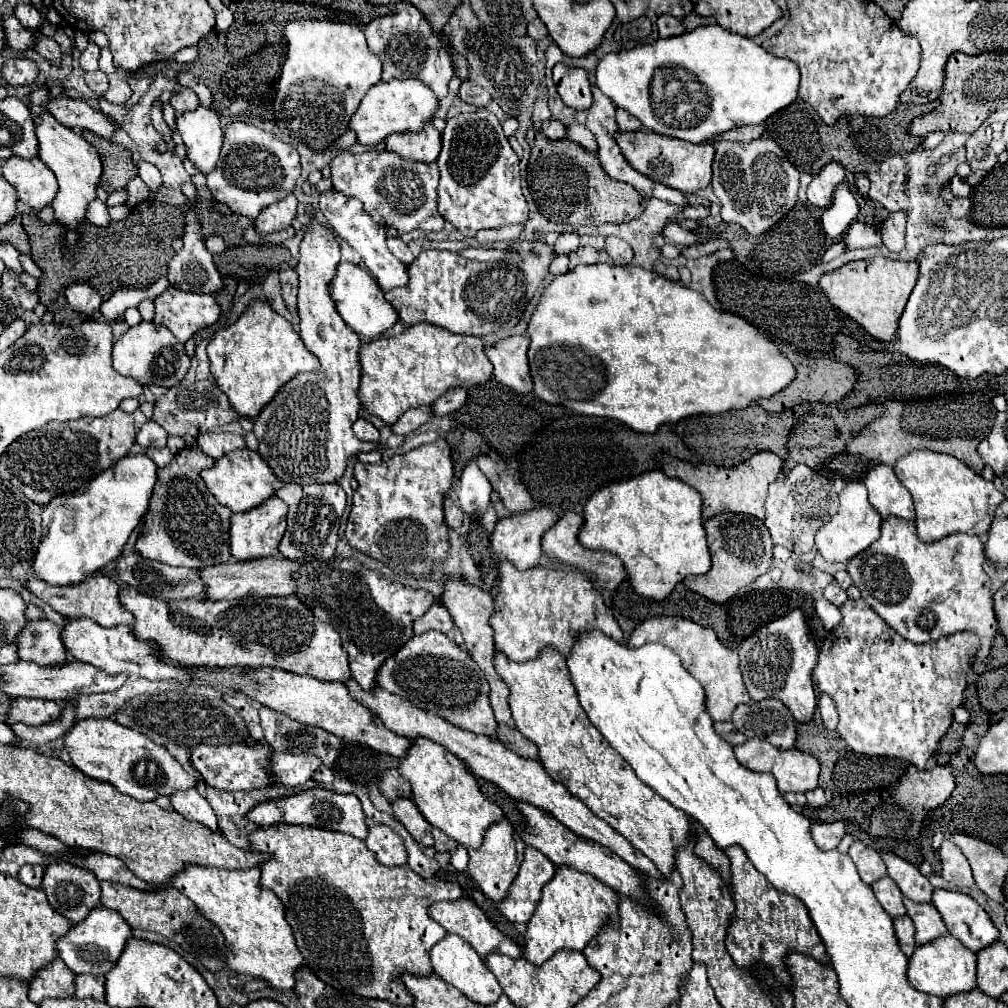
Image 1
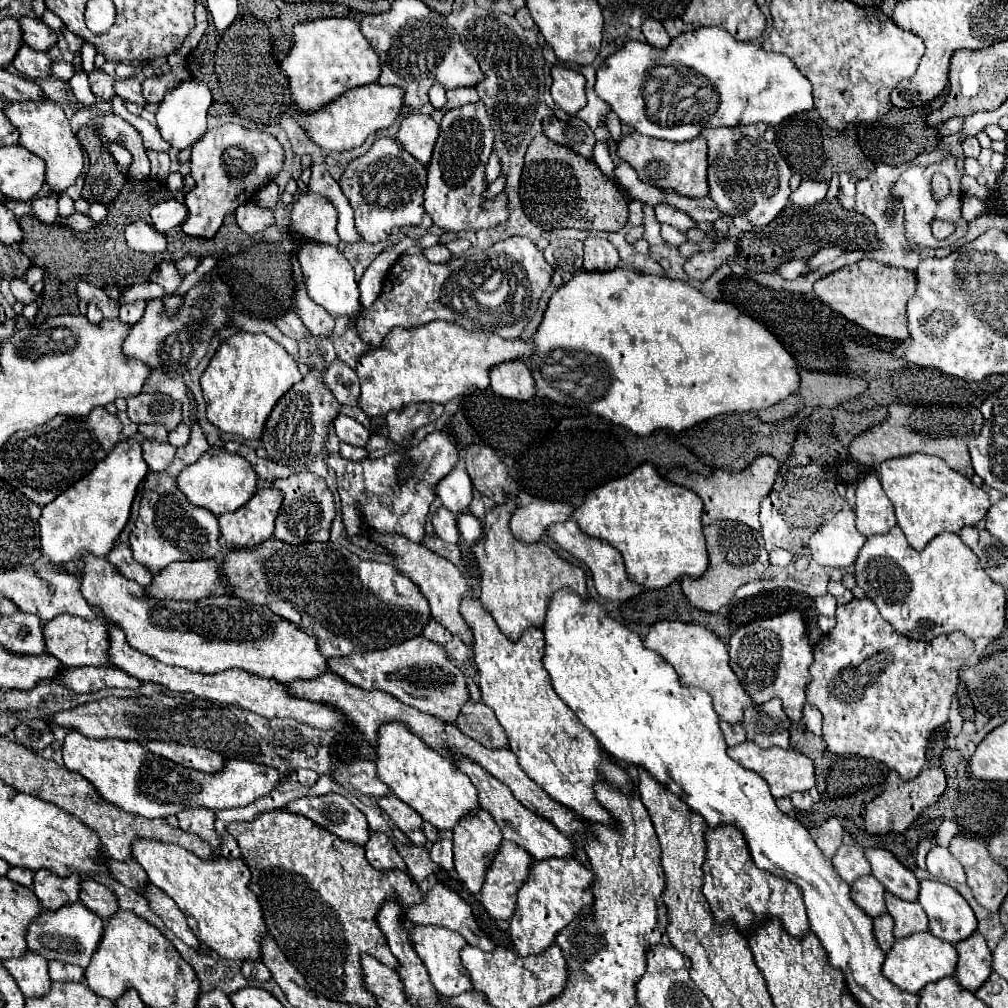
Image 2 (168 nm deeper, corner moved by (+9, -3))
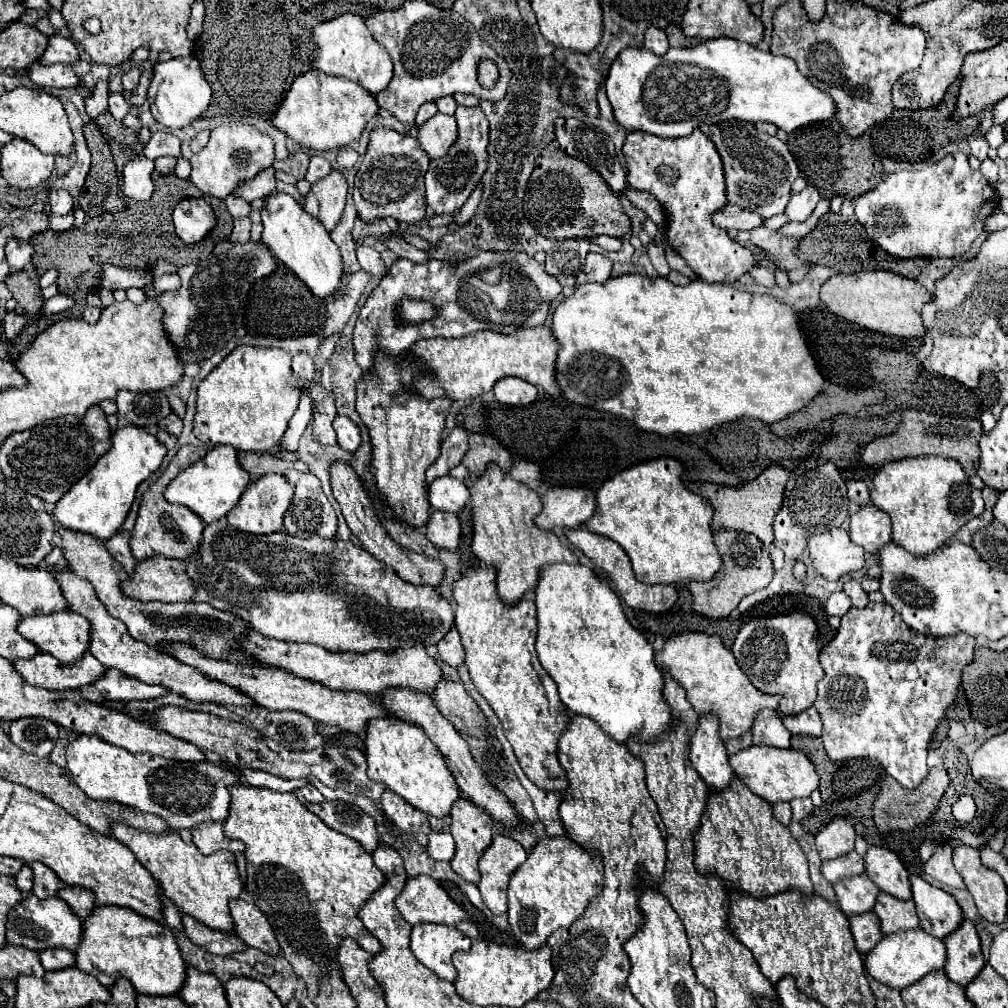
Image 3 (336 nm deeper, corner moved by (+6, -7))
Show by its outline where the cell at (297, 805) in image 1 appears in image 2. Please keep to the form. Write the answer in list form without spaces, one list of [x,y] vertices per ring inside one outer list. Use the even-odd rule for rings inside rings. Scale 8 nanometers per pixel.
[[[339,793],[301,797],[287,803],[283,811],[303,815],[315,825],[357,845],[365,845],[369,839],[369,825],[365,815],[345,795]]]

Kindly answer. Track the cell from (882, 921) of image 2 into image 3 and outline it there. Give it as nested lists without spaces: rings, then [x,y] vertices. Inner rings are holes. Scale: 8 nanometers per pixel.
[[[872,911],[852,915],[848,917],[848,921],[850,921],[850,931],[854,935],[854,941],[856,941],[856,949],[860,953],[868,953],[884,937],[880,931],[878,917]]]

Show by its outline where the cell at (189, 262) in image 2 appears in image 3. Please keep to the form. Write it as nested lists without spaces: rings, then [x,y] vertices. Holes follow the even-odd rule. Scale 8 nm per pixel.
[[[170,273],[170,275],[162,275],[162,277],[156,277],[152,281],[152,289],[162,295],[166,291],[176,291],[180,287],[180,277],[176,273]]]

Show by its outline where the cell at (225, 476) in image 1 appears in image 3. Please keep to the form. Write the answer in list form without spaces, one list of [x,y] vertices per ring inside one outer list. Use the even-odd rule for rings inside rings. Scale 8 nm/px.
[[[220,445],[220,447],[210,449],[206,453],[206,457],[202,457],[194,465],[180,471],[178,477],[172,479],[172,483],[168,483],[168,487],[164,491],[164,499],[168,503],[188,507],[204,523],[212,523],[212,521],[222,519],[238,503],[238,499],[244,493],[244,489],[248,487],[248,483],[250,483],[248,473],[240,467],[236,449]]]

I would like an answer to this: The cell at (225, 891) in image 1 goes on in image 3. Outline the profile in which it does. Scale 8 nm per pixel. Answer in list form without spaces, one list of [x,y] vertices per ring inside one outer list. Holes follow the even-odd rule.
[[[112,823],[110,835],[122,841],[136,859],[154,875],[154,879],[162,885],[164,893],[176,903],[182,913],[192,915],[202,921],[210,929],[218,931],[234,931],[232,917],[228,909],[230,899],[238,899],[242,893],[242,881],[236,869],[234,853],[218,851],[212,855],[202,855],[196,845],[188,845],[174,831],[164,831],[160,835],[152,835],[140,829],[132,829],[124,823]]]

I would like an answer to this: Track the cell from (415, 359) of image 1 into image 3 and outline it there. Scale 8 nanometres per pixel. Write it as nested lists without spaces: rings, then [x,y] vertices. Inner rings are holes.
[[[532,327],[520,329],[512,335],[502,335],[496,331],[478,331],[460,339],[422,339],[412,345],[410,353],[424,363],[430,371],[418,379],[414,379],[416,391],[422,397],[434,399],[448,395],[450,399],[474,399],[492,391],[494,383],[502,377],[520,377],[534,387],[546,391],[548,395],[562,395],[556,383],[556,355],[558,343],[552,335],[550,327]]]

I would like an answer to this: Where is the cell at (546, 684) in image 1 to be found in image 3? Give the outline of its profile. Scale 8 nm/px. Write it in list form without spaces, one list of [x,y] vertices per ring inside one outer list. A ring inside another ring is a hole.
[[[492,565],[468,567],[462,573],[462,577],[452,583],[452,591],[454,591],[454,601],[456,601],[456,629],[466,647],[466,667],[470,669],[470,677],[476,689],[490,703],[490,707],[502,721],[504,733],[508,741],[512,743],[518,763],[524,769],[526,777],[532,779],[540,789],[564,793],[568,787],[568,781],[564,777],[564,769],[558,763],[558,739],[564,727],[568,725],[568,715],[566,715],[564,703],[560,703],[556,683],[552,683],[552,677],[540,667],[540,661],[536,657],[534,593],[526,591],[526,595],[518,603],[514,603],[512,607],[506,607],[496,591],[496,569]]]

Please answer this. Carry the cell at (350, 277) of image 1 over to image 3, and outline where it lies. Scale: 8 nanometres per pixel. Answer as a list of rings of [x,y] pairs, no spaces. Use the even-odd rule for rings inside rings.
[[[272,191],[268,197],[264,197],[260,215],[264,221],[262,243],[270,247],[278,261],[294,271],[316,297],[324,299],[328,295],[336,295],[342,285],[342,257],[336,243],[332,243],[328,231],[318,223],[318,219],[308,215],[292,195],[282,191]]]

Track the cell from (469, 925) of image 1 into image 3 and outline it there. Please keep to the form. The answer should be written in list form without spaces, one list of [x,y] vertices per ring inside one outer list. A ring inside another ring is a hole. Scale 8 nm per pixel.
[[[416,875],[416,877],[408,877],[400,897],[396,897],[396,907],[400,911],[400,915],[410,923],[410,925],[416,925],[416,923],[444,923],[444,925],[450,925],[450,927],[456,927],[460,929],[462,933],[466,933],[468,937],[478,937],[478,929],[476,925],[468,919],[466,911],[462,907],[458,907],[448,895],[446,891],[428,875]]]

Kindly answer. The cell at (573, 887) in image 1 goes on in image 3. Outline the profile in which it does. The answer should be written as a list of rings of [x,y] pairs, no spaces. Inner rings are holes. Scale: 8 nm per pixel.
[[[568,837],[540,839],[532,847],[528,859],[512,873],[512,879],[508,883],[508,921],[516,939],[526,949],[542,947],[550,933],[562,927],[570,927],[586,911],[588,901],[600,895],[602,883],[604,883],[604,871],[602,871],[600,855],[588,855],[584,847],[580,847],[578,843],[572,843]]]

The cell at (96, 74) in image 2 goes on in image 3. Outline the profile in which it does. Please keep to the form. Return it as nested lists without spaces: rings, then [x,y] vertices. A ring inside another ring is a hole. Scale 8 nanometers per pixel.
[[[112,93],[110,99],[108,99],[108,105],[110,105],[112,117],[118,119],[118,121],[122,121],[130,111],[130,103],[122,97],[122,93]]]

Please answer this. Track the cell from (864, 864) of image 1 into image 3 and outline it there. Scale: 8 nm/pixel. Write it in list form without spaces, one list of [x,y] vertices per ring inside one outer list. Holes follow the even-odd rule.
[[[850,851],[848,855],[840,855],[836,859],[828,859],[822,861],[820,873],[824,879],[828,879],[830,883],[838,883],[844,877],[852,877],[852,875],[862,875],[864,873],[864,859],[856,853]]]

